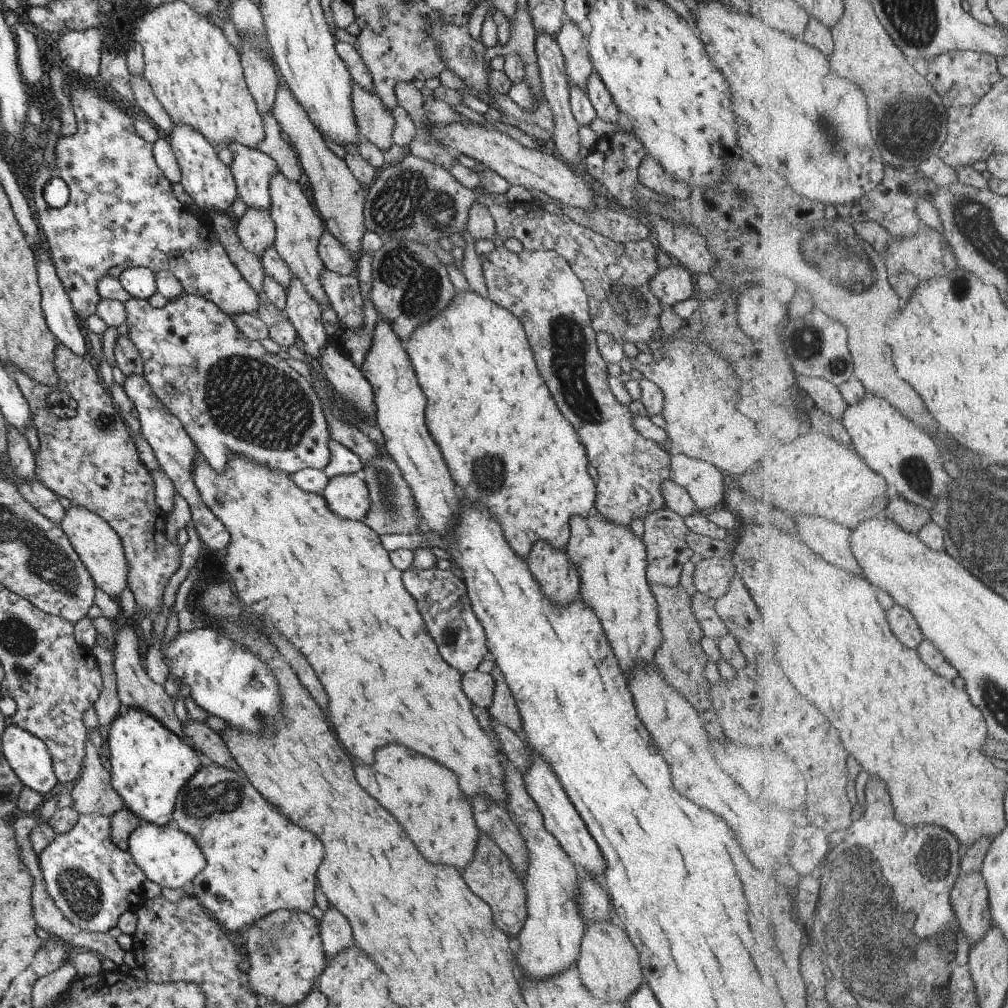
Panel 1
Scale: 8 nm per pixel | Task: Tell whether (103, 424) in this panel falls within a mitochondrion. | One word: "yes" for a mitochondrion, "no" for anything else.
yes

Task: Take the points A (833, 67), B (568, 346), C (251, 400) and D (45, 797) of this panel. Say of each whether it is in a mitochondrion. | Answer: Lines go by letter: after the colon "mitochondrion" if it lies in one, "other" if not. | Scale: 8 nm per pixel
A: other
B: mitochondrion
C: mitochondrion
D: other

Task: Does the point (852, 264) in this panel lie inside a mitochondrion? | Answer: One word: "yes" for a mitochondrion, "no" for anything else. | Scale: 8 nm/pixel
yes

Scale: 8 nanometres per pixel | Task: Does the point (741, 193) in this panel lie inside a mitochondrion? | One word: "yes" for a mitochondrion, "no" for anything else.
yes

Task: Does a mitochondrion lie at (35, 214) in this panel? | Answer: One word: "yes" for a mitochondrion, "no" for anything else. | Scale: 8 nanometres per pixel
no

